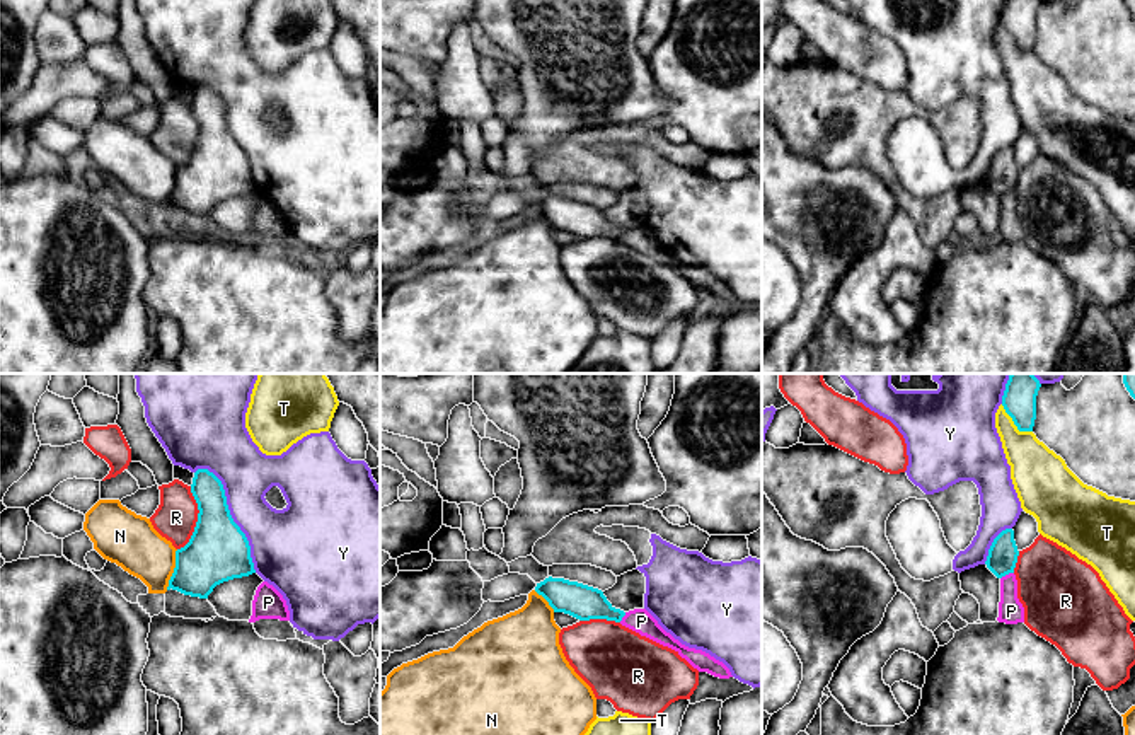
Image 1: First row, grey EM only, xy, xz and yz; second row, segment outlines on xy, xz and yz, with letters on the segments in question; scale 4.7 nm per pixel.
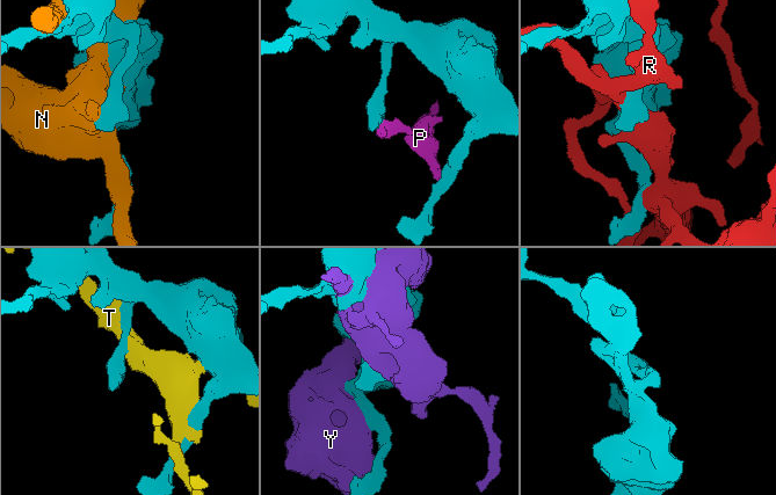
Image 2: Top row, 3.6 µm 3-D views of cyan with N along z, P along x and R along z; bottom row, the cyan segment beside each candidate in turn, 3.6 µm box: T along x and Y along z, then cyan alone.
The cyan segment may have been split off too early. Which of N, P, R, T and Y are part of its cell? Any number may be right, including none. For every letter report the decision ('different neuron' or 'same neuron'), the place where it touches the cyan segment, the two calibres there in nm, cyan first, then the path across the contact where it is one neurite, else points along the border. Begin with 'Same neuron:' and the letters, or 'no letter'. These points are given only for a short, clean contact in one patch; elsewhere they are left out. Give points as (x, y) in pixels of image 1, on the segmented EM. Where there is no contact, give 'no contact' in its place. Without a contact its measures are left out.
Same neuron: no letter
N: different neuron; meets cyan in xy at (174, 570); 280 nm thick on the cyan side, 260 nm on the other
P: different neuron; meets cyan in yz at (1006, 573); 140 nm thick on the cyan side, 120 nm on the other; border along yz (1013, 572), (1001, 578)
R: different neuron; meets cyan in xy at (198, 519); 280 nm thick on the cyan side, 200 nm on the other
T: different neuron; meets cyan in yz at (1014, 423); 160 nm thick on the cyan side, 240 nm on the other
Y: different neuron; meets cyan in xy at (230, 515); 280 nm thick on the cyan side, 280 nm on the other

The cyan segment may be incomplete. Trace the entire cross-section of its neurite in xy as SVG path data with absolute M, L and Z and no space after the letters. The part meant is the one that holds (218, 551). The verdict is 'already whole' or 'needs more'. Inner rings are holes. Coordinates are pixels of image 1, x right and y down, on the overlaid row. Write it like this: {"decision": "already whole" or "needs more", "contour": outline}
{"decision": "already whole", "contour": "M198 469L191 493L198 503L198 522L189 542L176 551L176 568L167 590L208 599L223 582L256 573L245 534L233 522L222 481Z"}

